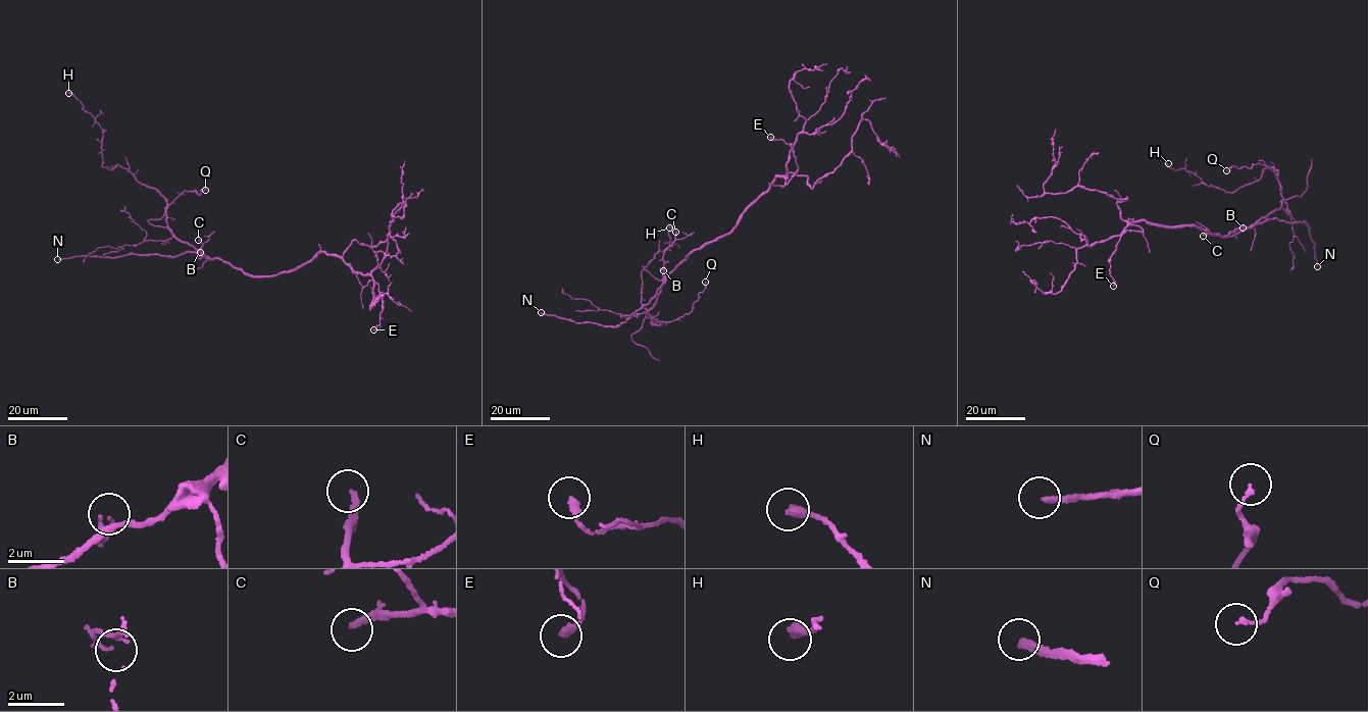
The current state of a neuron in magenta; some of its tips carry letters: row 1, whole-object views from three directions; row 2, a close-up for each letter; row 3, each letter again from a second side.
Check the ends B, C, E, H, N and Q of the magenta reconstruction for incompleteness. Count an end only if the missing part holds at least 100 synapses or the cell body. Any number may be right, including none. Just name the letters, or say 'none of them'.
N

